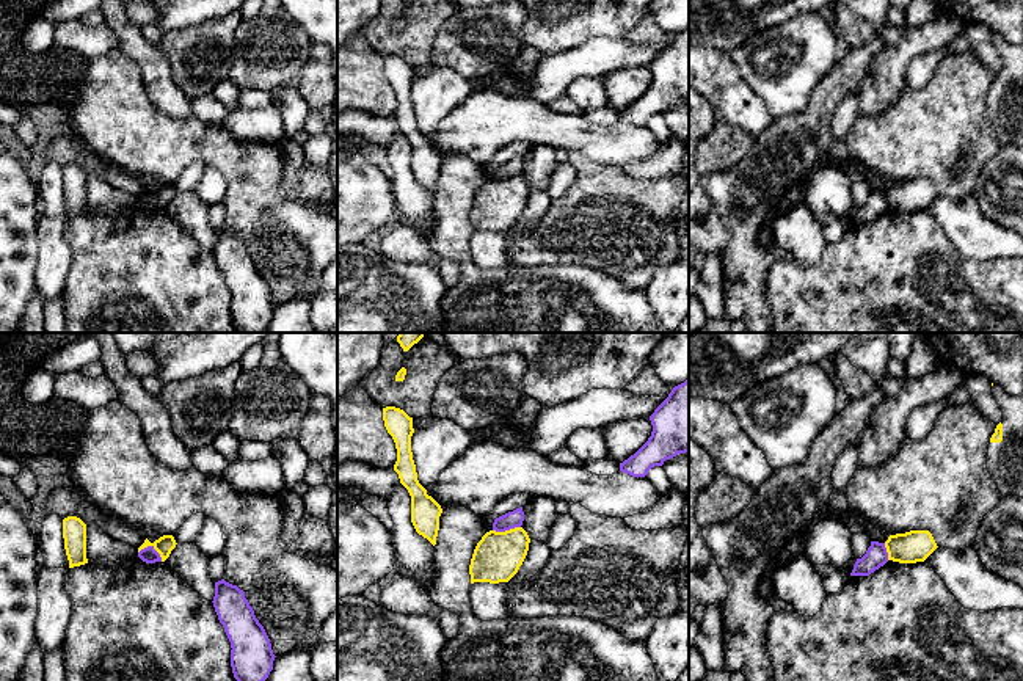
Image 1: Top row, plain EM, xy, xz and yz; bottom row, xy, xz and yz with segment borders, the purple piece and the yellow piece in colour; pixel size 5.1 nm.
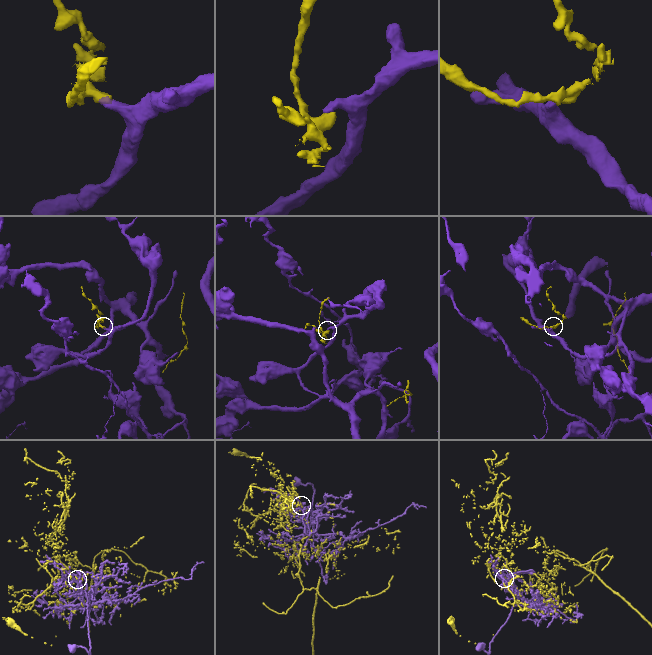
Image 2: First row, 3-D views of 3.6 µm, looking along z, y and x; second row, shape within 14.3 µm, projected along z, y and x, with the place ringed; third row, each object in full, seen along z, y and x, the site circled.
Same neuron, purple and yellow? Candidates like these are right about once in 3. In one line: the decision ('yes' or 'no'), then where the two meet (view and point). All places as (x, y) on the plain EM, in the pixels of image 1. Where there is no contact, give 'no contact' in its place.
no | xy (152, 196)

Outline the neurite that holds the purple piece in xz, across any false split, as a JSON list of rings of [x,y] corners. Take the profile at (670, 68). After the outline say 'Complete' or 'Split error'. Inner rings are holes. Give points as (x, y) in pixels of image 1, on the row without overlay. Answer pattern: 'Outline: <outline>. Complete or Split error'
Outline: [[[689,28],[672,38],[650,69],[653,80],[648,89],[620,111],[620,119],[632,126],[645,126],[651,116],[689,100]]]. Complete

